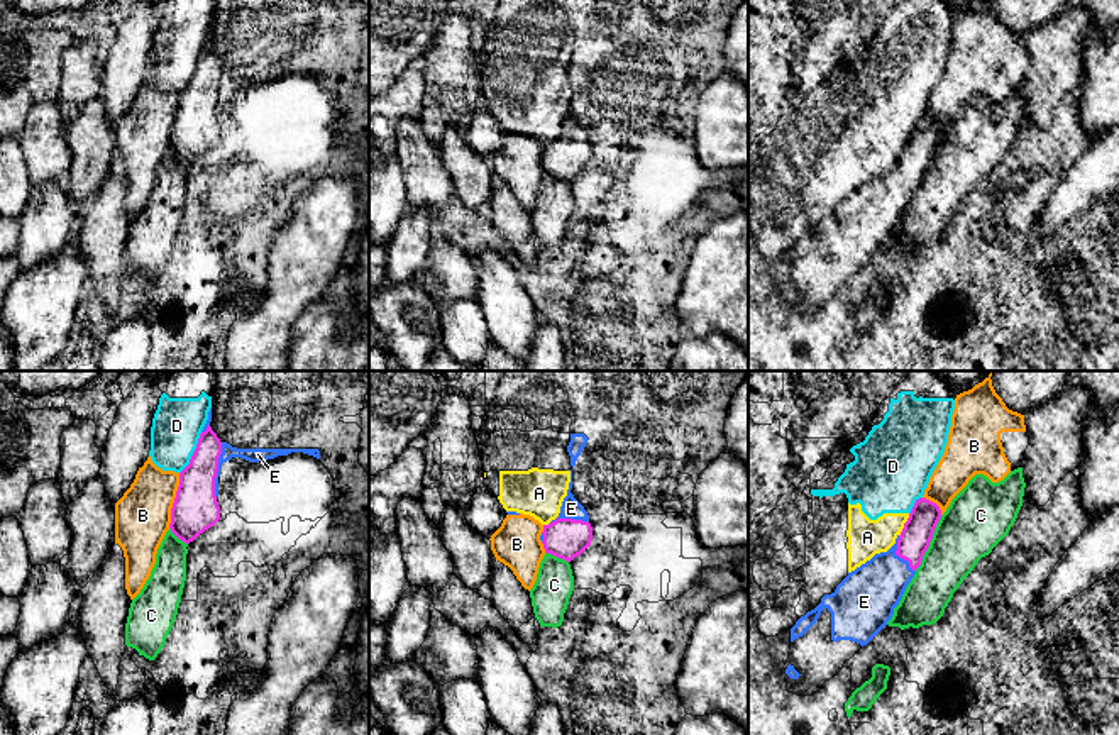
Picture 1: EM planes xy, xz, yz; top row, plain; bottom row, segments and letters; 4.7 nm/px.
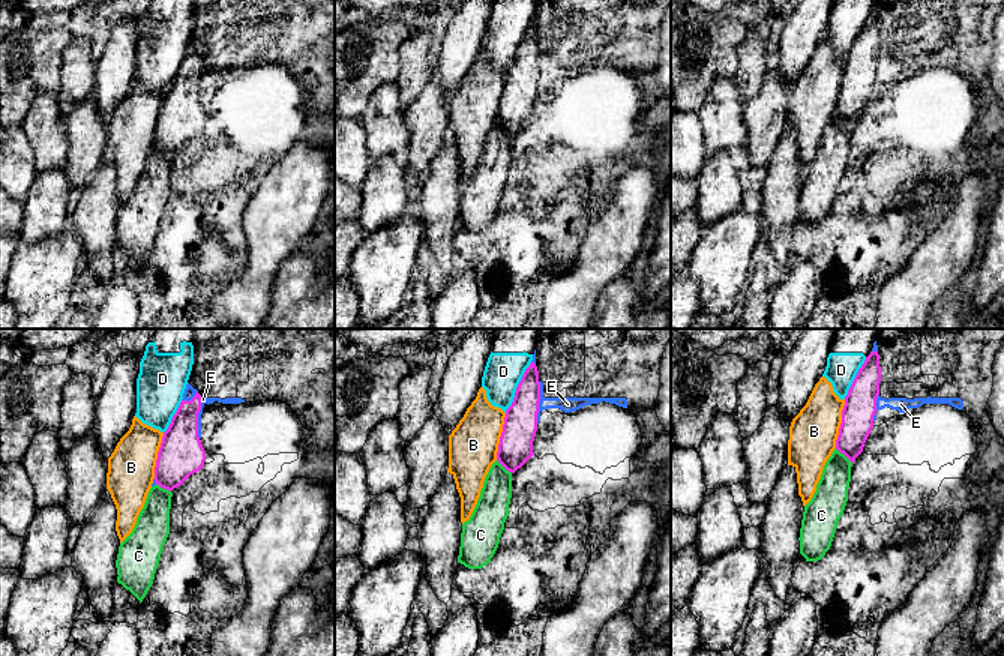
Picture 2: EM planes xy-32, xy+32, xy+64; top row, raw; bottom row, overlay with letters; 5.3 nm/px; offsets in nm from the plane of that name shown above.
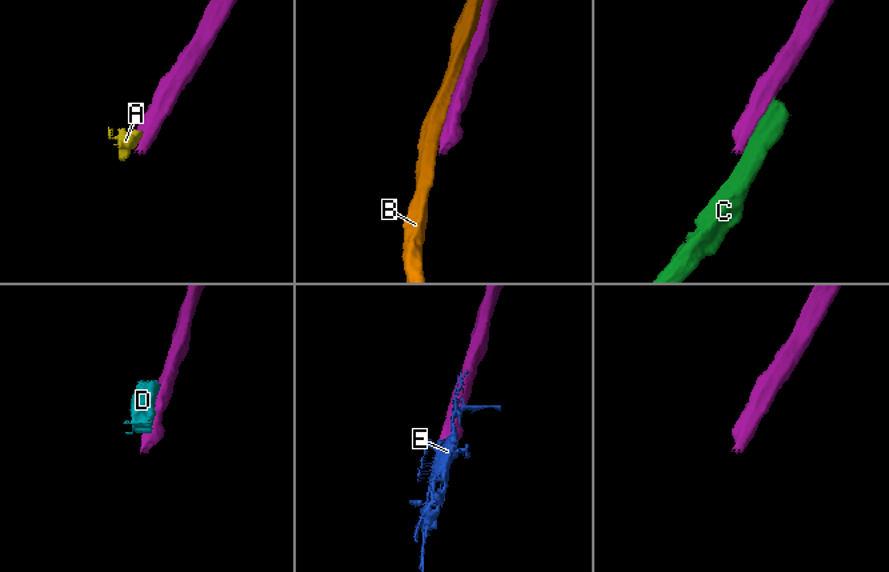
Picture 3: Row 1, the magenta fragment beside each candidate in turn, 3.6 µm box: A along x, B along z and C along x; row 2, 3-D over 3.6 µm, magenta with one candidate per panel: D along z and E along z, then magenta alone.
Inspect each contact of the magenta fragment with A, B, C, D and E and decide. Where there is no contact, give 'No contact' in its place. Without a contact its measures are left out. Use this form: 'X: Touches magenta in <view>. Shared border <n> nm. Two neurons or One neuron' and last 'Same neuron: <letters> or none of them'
A: Touches magenta in yz. Shared border 120 nm. Two neurons
B: Touches magenta in xy. Shared border 280 nm. Two neurons
C: Touches magenta in yz. Shared border 300 nm. Two neurons
D: Touches magenta in xy. Shared border 220 nm. Two neurons
E: Touches magenta in xy. Shared border 260 nm. One neuron
Same neuron: E

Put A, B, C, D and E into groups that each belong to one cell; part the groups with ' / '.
A D / B / C / E

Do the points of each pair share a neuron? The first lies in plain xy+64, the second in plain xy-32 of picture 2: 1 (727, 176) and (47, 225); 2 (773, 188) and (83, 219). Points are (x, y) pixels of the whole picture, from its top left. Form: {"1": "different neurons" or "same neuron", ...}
{"1": "same neuron", "2": "same neuron"}

